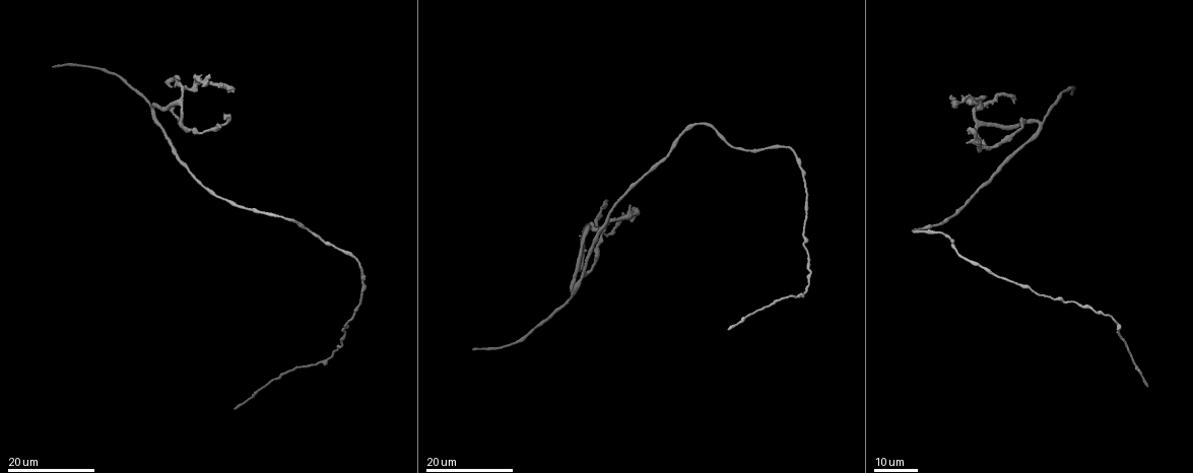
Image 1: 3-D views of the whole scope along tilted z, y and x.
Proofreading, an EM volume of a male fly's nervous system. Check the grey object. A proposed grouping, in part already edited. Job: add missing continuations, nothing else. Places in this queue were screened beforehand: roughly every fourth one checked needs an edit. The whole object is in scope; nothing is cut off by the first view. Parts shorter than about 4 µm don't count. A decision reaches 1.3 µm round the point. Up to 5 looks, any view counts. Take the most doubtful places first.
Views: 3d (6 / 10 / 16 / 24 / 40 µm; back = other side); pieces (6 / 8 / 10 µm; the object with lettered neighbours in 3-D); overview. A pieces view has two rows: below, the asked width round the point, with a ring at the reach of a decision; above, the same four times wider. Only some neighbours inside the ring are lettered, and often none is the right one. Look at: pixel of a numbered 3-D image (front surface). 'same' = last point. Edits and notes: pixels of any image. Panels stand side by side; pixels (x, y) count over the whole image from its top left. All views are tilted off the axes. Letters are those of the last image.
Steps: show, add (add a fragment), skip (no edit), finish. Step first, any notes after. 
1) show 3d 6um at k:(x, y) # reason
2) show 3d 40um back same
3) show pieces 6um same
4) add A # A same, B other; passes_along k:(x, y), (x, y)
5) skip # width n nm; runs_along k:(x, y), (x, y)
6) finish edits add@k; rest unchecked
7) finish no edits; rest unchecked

show 3d 24um at 1:(472, 348) # thin end

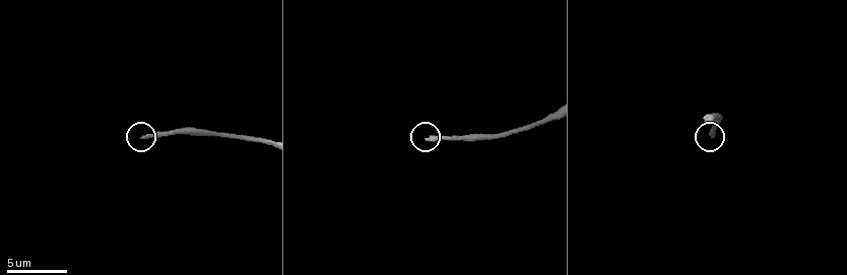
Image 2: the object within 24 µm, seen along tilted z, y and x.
show pieces 8um at 2:(141, 136)

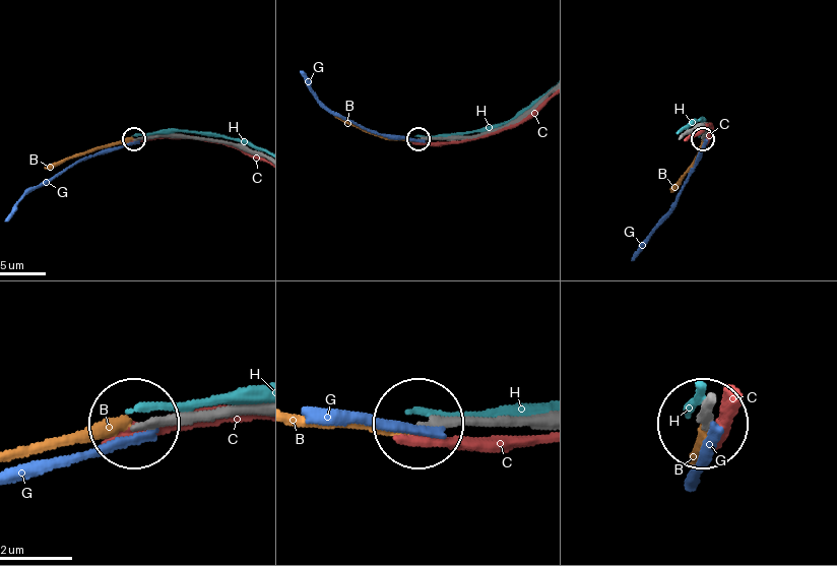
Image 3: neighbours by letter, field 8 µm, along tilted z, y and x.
skip # width 190 nm; B other, C other, G other, H other; runs_along 3:(257, 410), (132, 426); no lettered fragment goes on from it

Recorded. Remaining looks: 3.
show 3d 16um at 1:(587, 276) # an open end

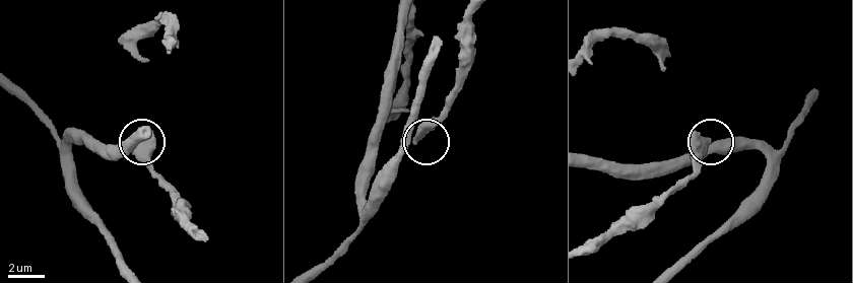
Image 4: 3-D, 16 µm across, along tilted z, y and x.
show pieces 8um at 4:(707, 143)

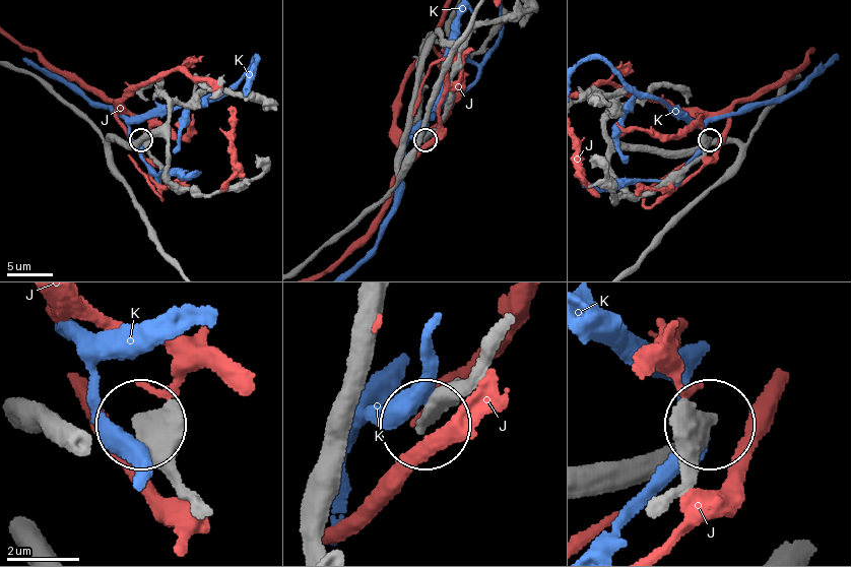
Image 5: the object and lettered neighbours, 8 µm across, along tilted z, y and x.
skip # J other, K other; runs_along 5:(669, 495), (702, 428); none of them fits

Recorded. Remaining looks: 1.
finish no edits; rest unchecked

